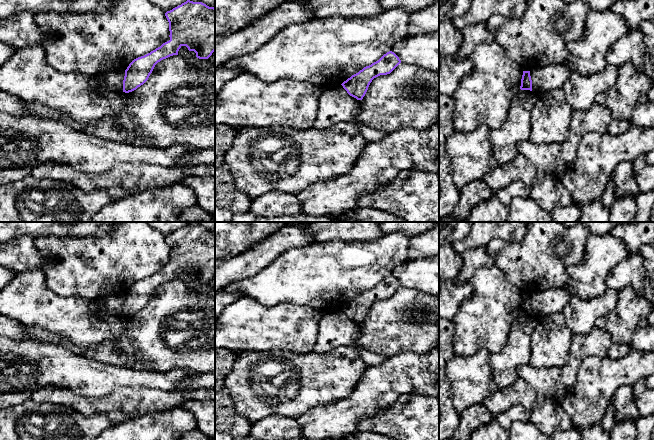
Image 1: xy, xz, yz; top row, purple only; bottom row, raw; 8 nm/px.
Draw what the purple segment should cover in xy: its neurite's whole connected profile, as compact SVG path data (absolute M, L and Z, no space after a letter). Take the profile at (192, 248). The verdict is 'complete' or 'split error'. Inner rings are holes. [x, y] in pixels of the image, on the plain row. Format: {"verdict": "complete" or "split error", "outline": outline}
{"verdict": "complete", "outline": "M187 224L165 237L169 246L170 264L150 277L134 283L123 304L123 316L129 317L143 309L155 289L178 279L182 270L194 275L199 283L208 283L215 275L215 232L202 226Z"}

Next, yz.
{"verdict": "complete", "outline": "M523 295L520 313L532 315L532 304L530 300L530 295Z"}

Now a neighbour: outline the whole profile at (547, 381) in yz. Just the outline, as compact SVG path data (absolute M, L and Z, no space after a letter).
M521 365L517 368L518 377L527 382L537 393L560 402L567 387L562 381L561 370L557 366L535 368Z

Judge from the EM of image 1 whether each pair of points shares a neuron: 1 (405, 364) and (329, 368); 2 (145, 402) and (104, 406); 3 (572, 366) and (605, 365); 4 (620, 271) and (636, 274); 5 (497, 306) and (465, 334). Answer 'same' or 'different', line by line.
1: different
2: same
3: different
4: same
5: same

